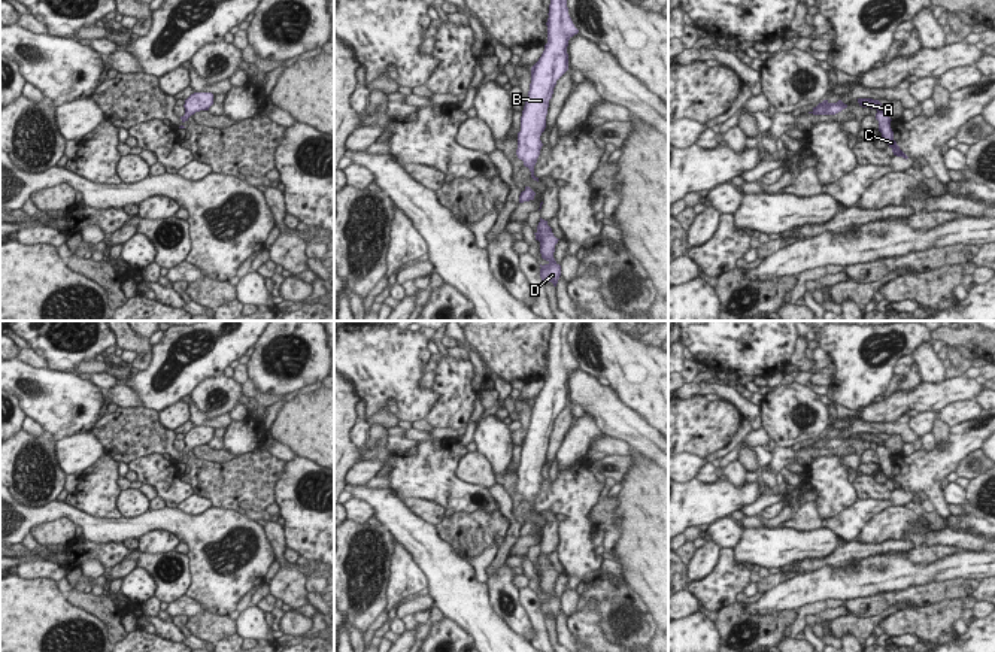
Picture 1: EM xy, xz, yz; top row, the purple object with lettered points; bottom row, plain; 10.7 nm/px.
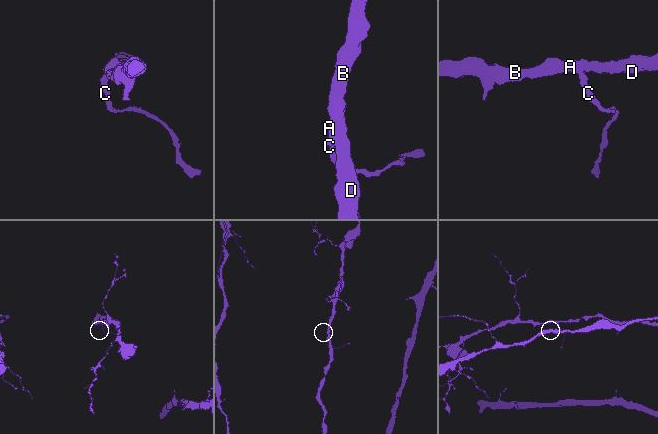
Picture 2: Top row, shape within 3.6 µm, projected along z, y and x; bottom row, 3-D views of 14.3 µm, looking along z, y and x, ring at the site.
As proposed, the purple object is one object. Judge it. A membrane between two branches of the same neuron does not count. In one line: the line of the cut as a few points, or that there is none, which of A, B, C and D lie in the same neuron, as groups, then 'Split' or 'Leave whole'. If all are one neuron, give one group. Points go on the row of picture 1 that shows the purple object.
No split. Groups: A B C D. Leave whole.

